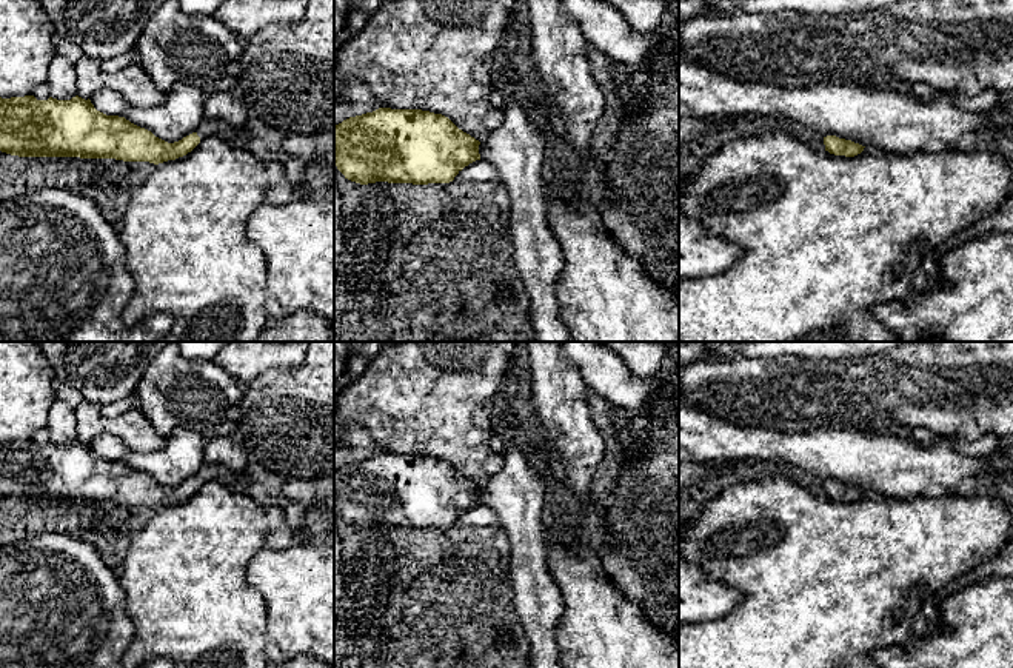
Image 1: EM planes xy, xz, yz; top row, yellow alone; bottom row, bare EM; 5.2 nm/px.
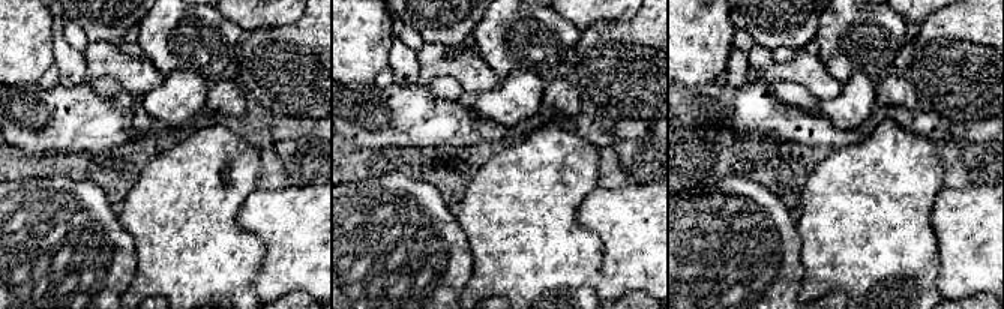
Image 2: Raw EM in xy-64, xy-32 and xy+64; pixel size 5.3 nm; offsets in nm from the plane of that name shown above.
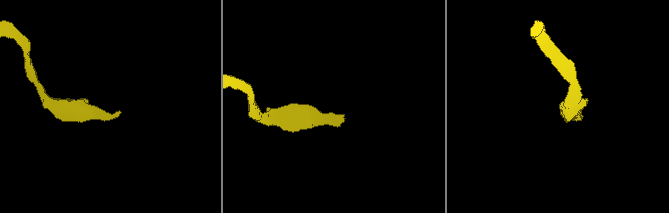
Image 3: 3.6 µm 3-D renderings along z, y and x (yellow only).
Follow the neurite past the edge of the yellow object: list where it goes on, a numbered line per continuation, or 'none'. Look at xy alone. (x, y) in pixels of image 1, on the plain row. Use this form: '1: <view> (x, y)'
1: xy (233, 479)

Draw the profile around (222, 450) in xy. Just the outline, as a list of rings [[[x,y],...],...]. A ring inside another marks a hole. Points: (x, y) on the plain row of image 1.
[[[216,436],[206,440],[203,449],[205,465],[222,465],[231,471],[243,473],[248,468],[249,456],[239,439],[229,436]]]

